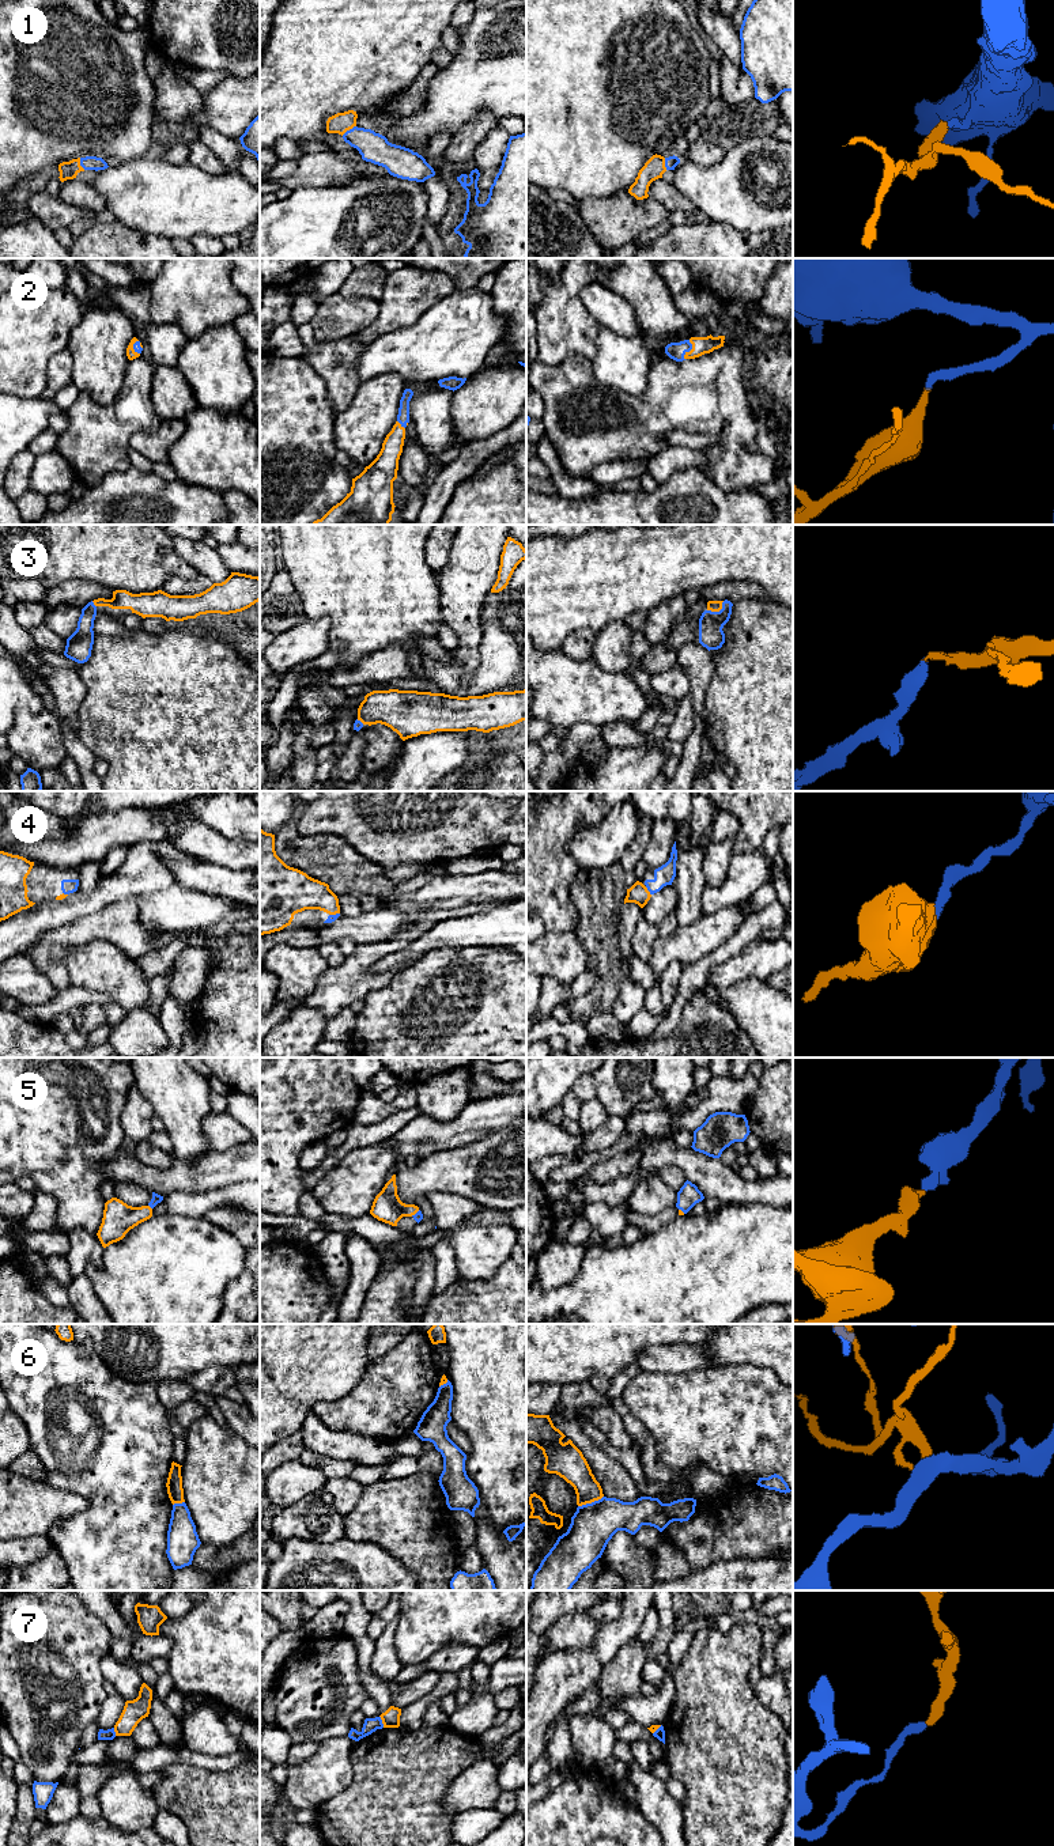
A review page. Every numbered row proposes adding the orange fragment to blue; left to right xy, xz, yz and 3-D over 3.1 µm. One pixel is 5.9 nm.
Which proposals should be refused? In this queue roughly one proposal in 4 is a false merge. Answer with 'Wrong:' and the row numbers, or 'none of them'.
Wrong: 7

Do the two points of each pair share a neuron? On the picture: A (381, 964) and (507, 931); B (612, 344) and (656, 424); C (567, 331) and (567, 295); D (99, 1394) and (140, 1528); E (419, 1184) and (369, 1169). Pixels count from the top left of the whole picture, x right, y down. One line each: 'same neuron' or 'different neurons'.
A: same neuron
B: different neurons
C: same neuron
D: same neuron
E: different neurons

